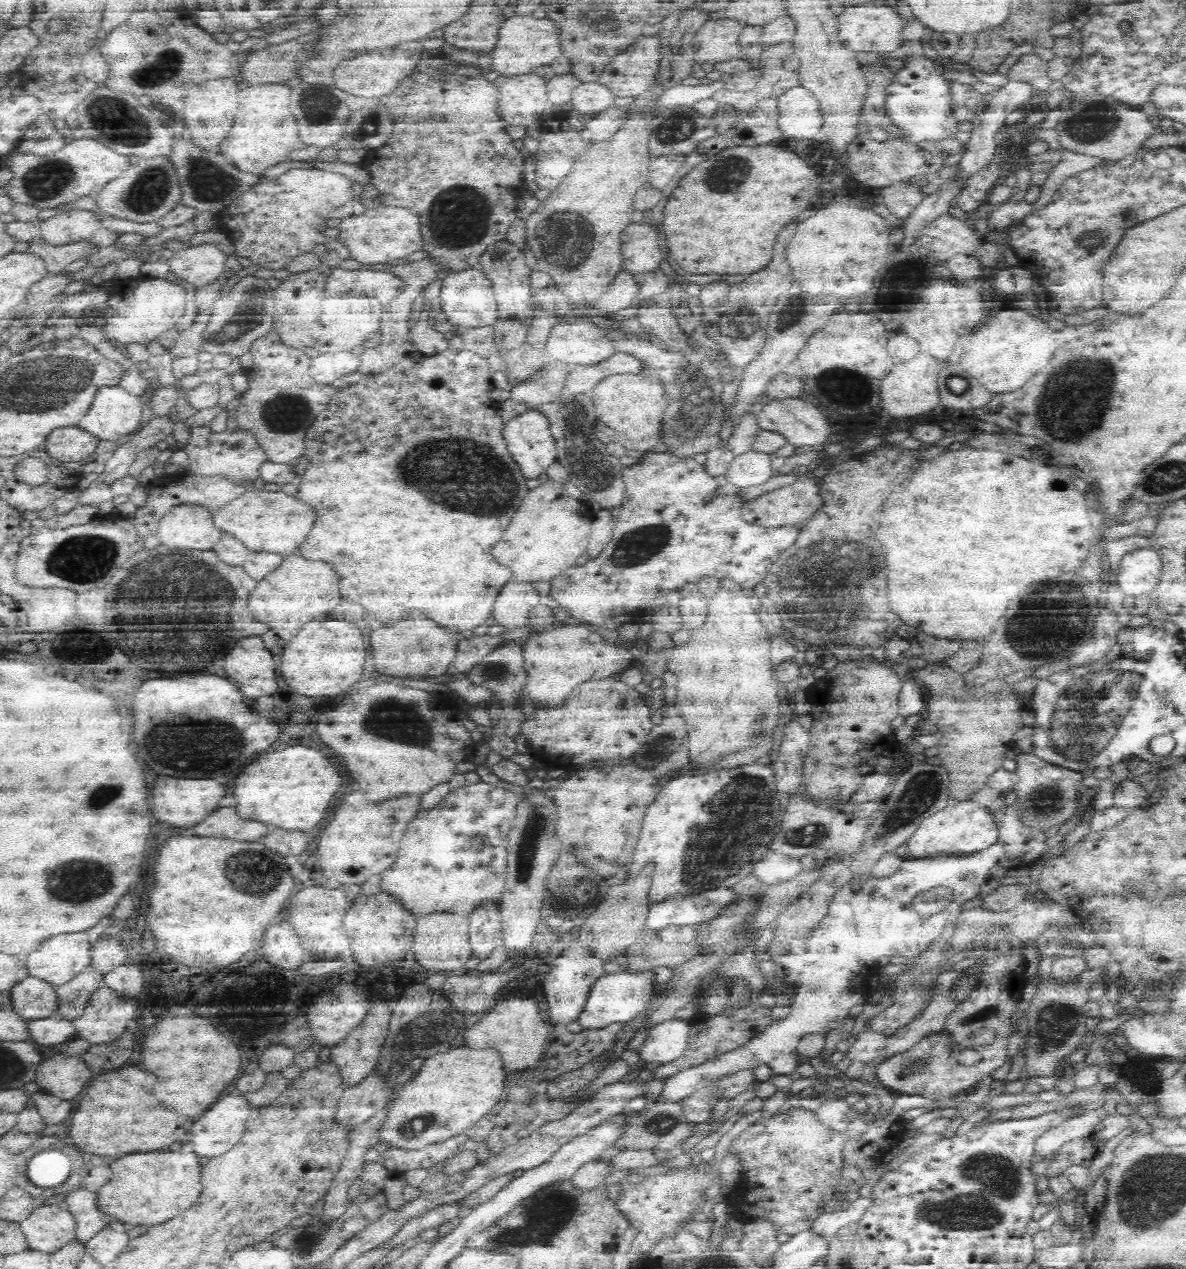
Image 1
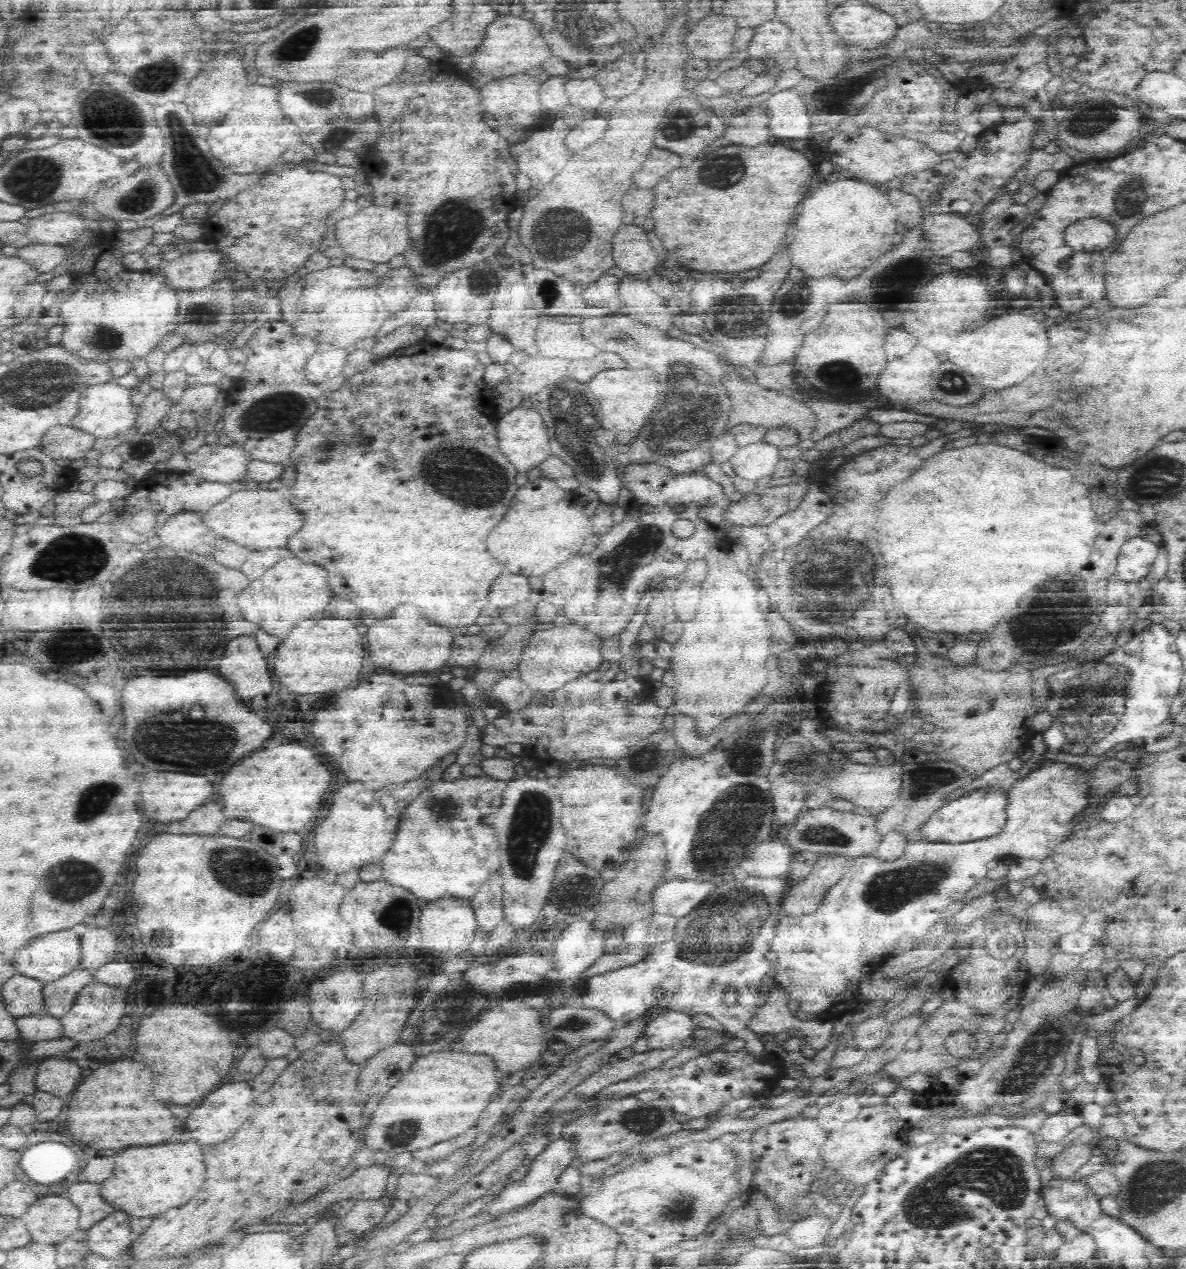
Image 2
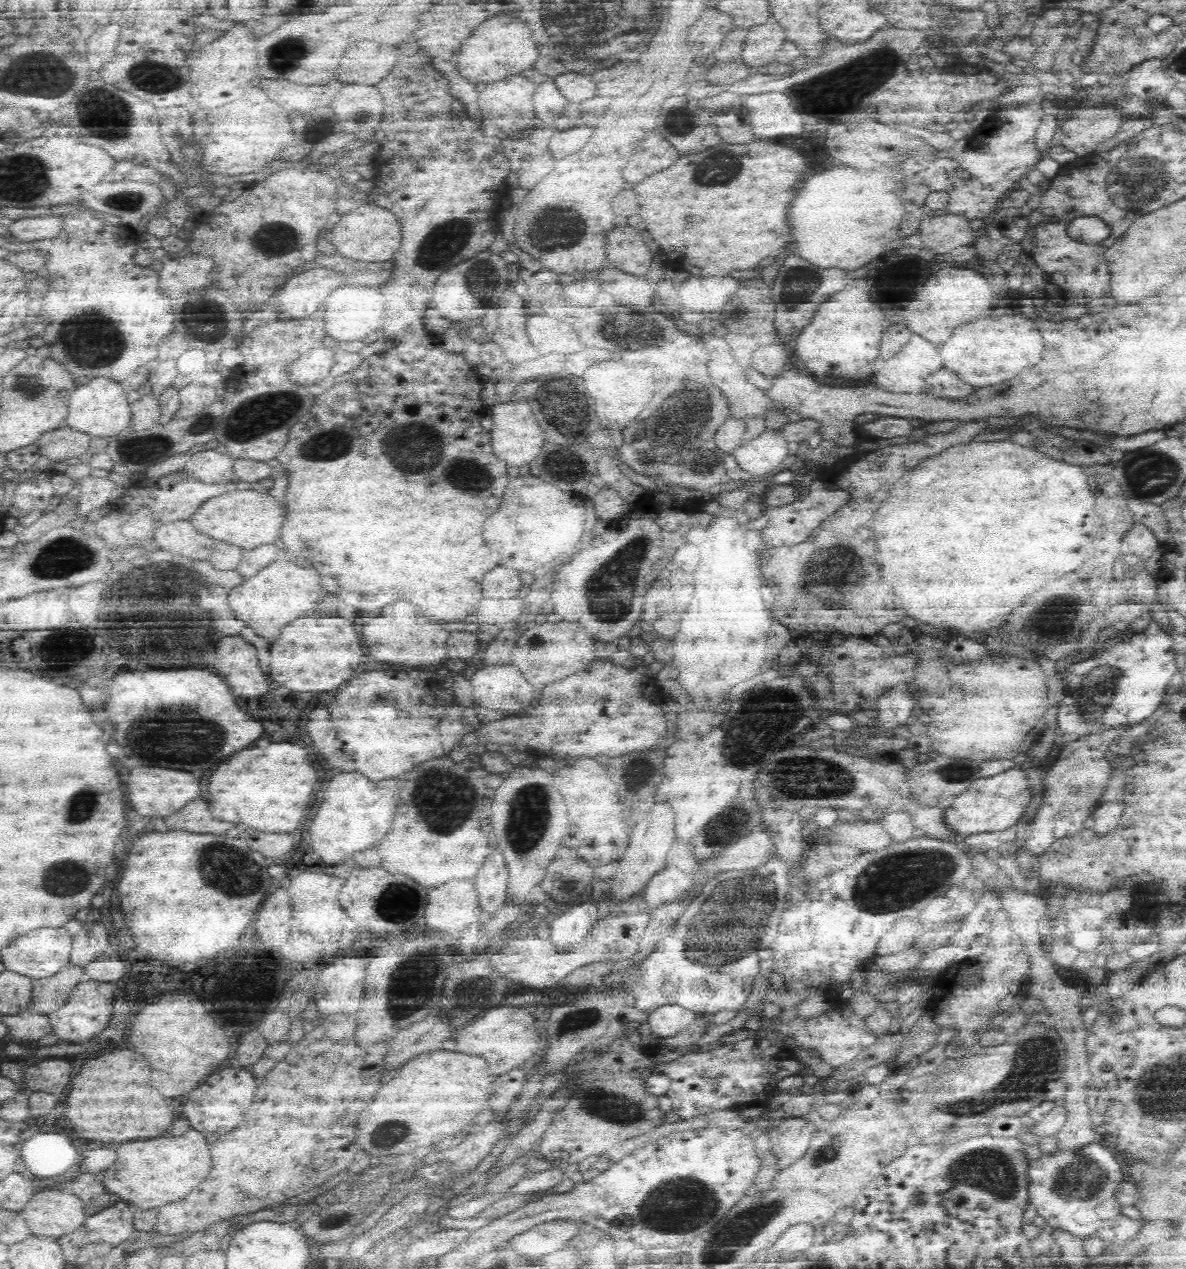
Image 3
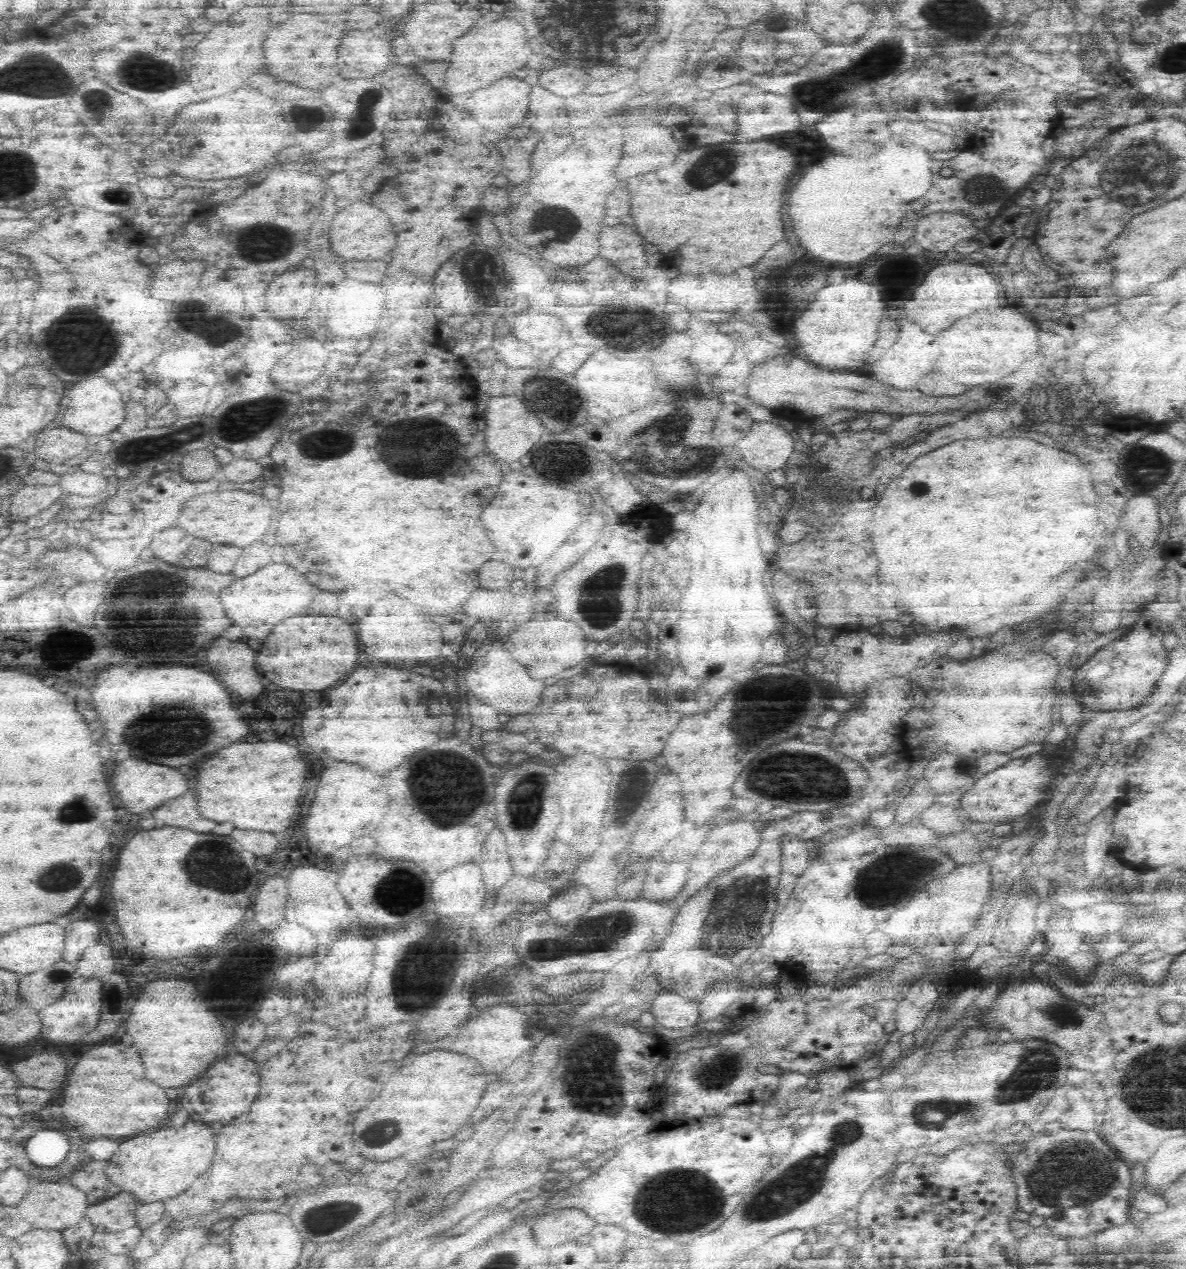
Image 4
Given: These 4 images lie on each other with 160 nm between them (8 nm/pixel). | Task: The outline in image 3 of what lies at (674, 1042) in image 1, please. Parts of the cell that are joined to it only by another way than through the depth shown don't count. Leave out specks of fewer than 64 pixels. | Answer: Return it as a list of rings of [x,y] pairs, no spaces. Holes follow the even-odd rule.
[[[664,1004],[645,1016],[651,1030],[660,1041],[673,1037],[695,1020],[696,1013],[678,1004]]]

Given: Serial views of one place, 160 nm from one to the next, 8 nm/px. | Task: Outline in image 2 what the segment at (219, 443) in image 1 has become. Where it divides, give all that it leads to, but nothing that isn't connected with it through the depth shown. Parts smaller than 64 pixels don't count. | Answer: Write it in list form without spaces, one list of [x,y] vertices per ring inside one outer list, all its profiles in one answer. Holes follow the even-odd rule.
[[[213,439],[199,447],[195,452],[187,455],[186,472],[203,481],[230,483],[238,482],[246,477],[246,466],[251,458],[238,447],[222,446],[216,444]]]

